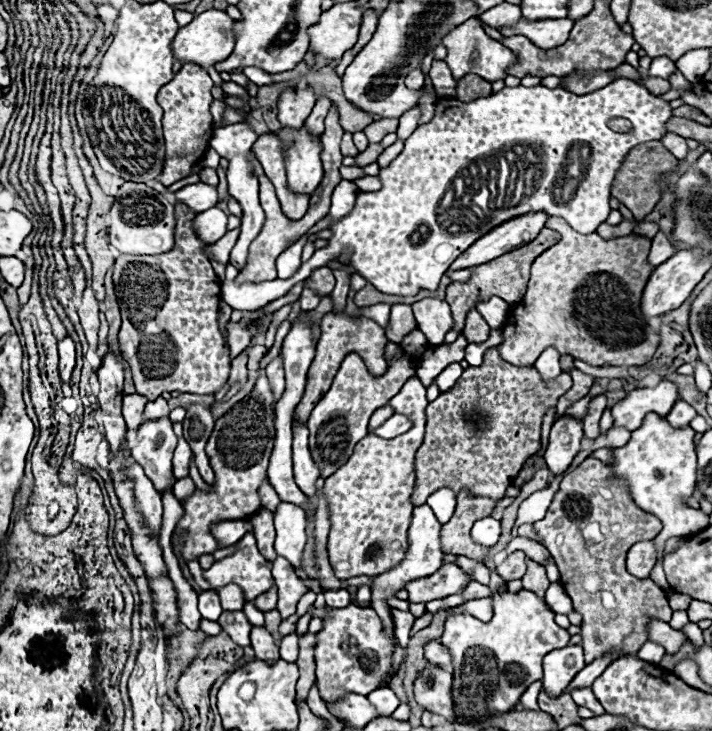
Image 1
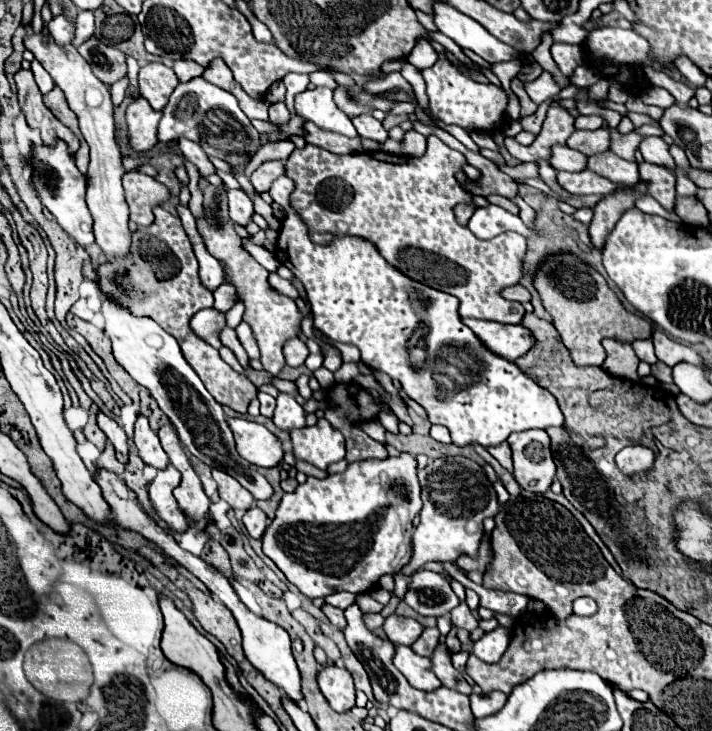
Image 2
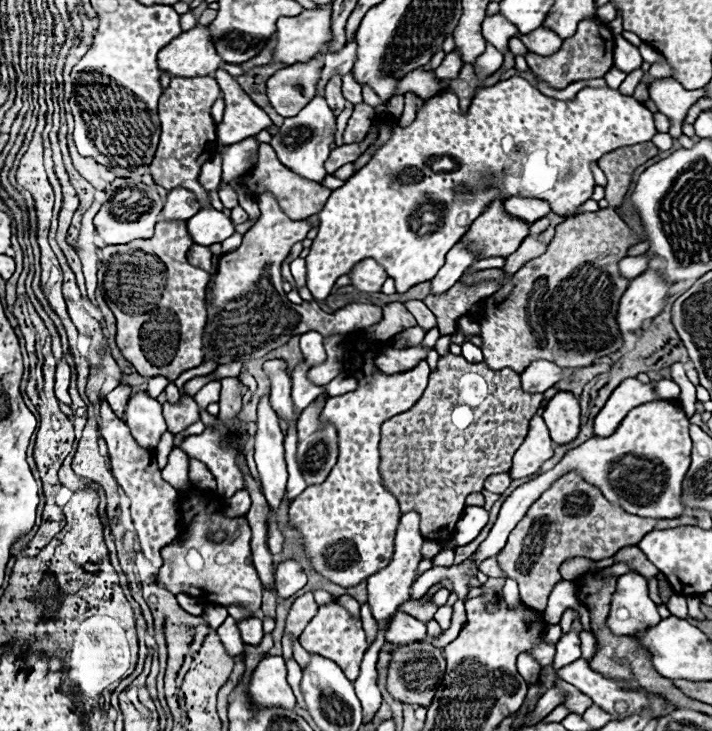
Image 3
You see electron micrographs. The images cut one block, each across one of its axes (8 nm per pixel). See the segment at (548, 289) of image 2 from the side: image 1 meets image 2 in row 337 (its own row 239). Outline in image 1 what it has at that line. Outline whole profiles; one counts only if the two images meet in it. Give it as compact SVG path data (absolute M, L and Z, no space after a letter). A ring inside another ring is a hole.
M548 218L546 222L548 228L554 228L556 232L562 234L560 242L554 244L552 248L548 248L546 252L542 252L534 262L532 262L532 268L530 268L530 282L528 282L528 290L524 294L524 300L516 302L512 312L508 314L508 322L506 326L502 328L502 342L496 346L496 350L500 352L502 360L514 364L514 366L534 366L534 360L546 350L546 348L556 348L560 354L570 354L590 366L602 366L602 364L610 364L610 366L642 366L646 364L652 354L656 352L656 346L658 346L658 332L650 332L648 336L644 334L644 326L646 322L640 318L640 328L638 328L638 306L640 306L640 296L642 296L642 290L644 290L644 284L646 280L650 278L654 266L650 266L646 262L646 254L650 252L650 240L644 238L644 236L638 236L638 234L628 234L628 236L622 236L622 238L610 238L610 240L604 240L598 232L592 232L592 234L578 234L576 230L572 230L562 218Z

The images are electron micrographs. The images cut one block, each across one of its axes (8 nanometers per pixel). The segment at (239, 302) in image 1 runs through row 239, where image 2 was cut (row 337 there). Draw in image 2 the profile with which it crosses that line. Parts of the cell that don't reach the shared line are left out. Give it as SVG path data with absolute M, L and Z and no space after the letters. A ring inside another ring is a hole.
M280 176L270 188L274 202L286 210L276 256L304 284L314 310L314 326L320 332L356 346L368 368L400 380L404 392L428 412L428 420L446 426L458 446L478 442L490 448L506 442L512 432L564 426L564 414L554 396L516 362L490 352L462 322L454 296L410 280L366 238L334 236L328 244L314 244L306 222L292 208L294 188L288 176ZM418 328L428 332L422 368L410 364L406 348Z

